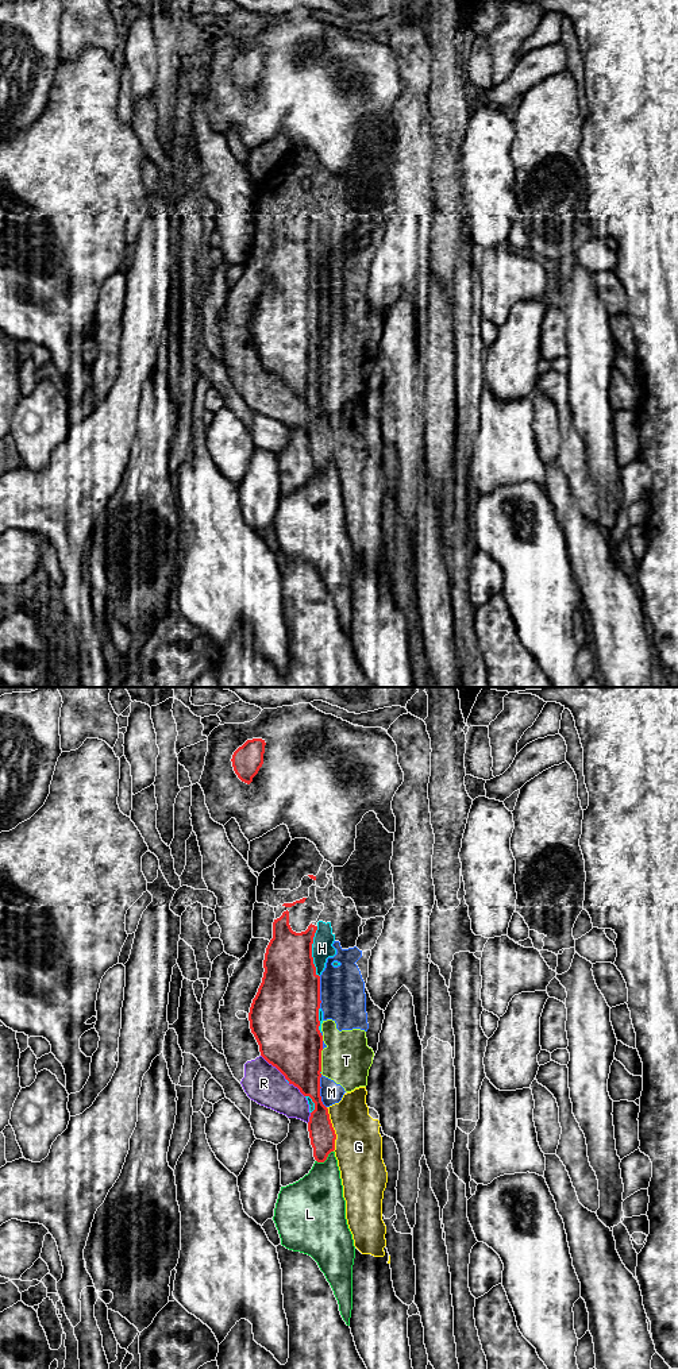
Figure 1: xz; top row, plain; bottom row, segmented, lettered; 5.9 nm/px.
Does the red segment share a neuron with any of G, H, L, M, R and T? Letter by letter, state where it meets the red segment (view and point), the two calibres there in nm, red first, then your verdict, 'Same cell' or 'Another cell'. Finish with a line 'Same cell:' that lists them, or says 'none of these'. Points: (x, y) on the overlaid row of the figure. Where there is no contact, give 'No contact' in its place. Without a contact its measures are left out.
G: Touches red at xz (332, 1129). Thickness 150 nm (red) against 280 nm. Another cell
H: Touches red at xz (311, 952). Thickness 360 nm (red) against 130 nm. Another cell
L: Touches red at xz (324, 1160). Thickness 150 nm (red) against 320 nm. Another cell
M: Touches red at xz (319, 1091). Thickness 280 nm (red) against 130 nm. Another cell
R: Touches red at xz (274, 1065). Thickness 400 nm (red) against 240 nm. Another cell
T: Touches red at xz (320, 1060). Thickness 380 nm (red) against 280 nm. Another cell
Same cell: none of these

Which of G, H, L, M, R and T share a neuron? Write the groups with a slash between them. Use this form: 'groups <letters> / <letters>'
groups G / H M R T / L

